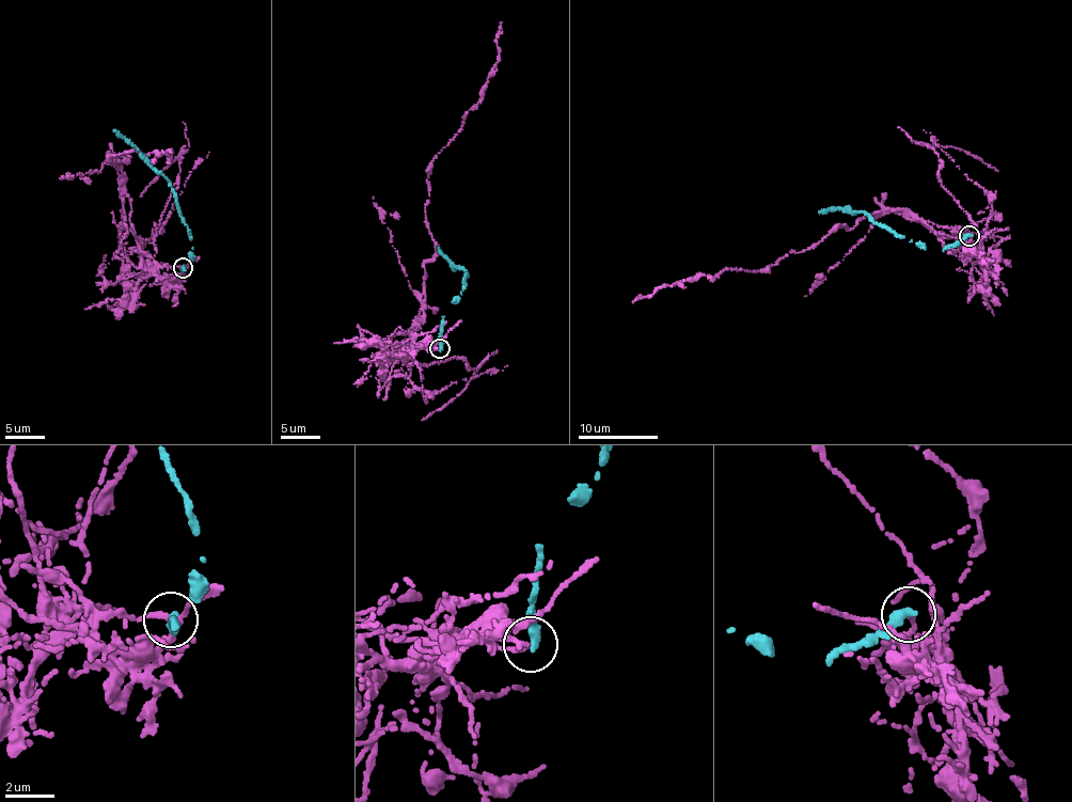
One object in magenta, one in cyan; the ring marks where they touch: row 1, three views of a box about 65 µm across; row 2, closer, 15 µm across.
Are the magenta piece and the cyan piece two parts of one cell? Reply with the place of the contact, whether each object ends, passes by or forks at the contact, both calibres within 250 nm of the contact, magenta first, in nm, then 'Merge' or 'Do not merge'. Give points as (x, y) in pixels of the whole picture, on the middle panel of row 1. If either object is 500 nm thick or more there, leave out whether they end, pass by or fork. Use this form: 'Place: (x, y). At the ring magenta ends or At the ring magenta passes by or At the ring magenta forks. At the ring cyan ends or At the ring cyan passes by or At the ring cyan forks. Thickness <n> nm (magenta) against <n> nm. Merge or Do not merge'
Place: (440, 348). At the ring magenta ends. At the ring cyan ends. Thickness 280 nm (magenta) against 420 nm. Do not merge

